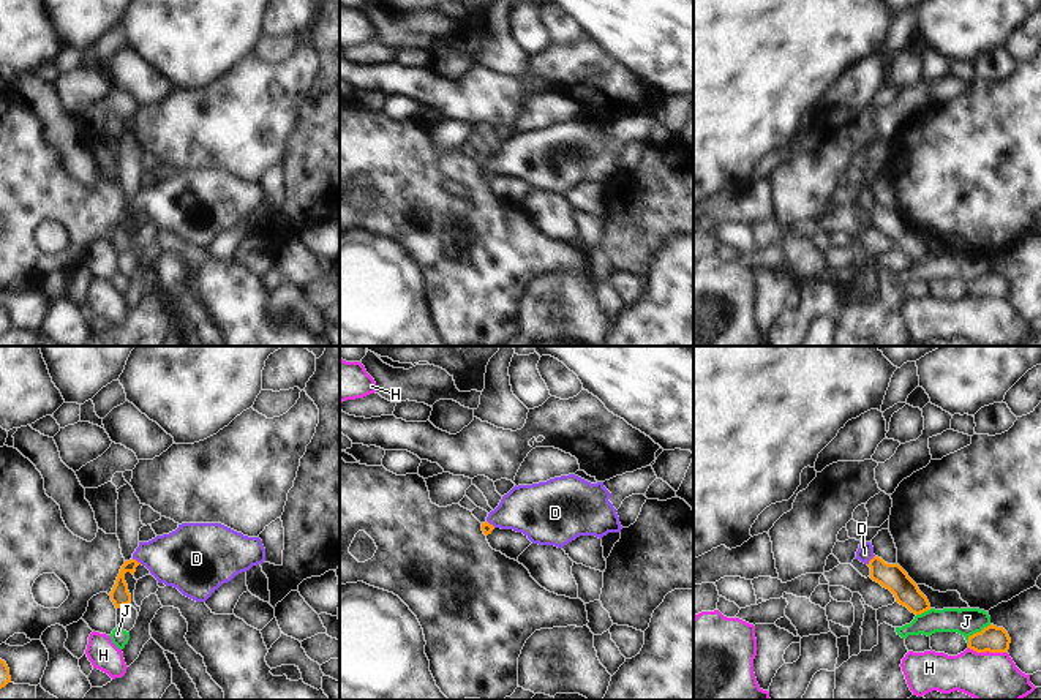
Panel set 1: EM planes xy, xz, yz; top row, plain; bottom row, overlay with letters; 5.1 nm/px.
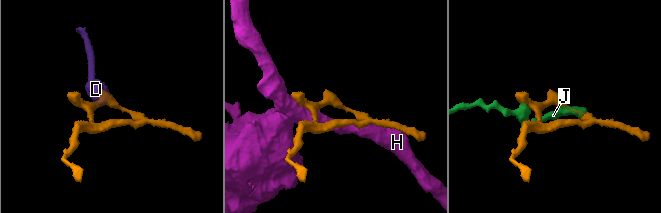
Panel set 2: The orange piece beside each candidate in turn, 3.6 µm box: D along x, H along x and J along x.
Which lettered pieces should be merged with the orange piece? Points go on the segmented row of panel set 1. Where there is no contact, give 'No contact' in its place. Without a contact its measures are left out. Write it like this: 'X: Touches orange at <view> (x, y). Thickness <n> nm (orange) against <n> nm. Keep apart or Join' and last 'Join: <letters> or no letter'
D: Touches orange at yz (871, 560). Thickness 140 nm (orange) against 90 nm. Join
H: Touches orange at yz (988, 650). Thickness 140 nm (orange) against 280 nm. Keep apart
J: Touches orange at yz (977, 632). Thickness 140 nm (orange) against 140 nm. Keep apart
Join: D

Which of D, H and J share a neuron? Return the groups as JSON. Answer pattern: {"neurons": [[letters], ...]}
{"neurons": [["D"], ["H"], ["J"]]}

